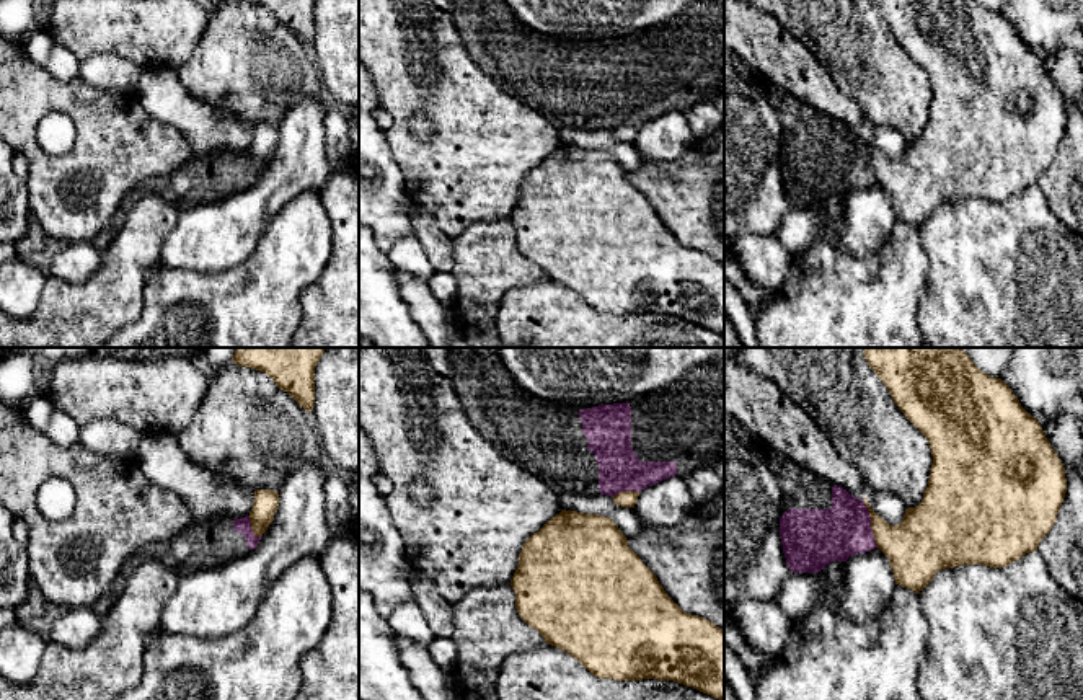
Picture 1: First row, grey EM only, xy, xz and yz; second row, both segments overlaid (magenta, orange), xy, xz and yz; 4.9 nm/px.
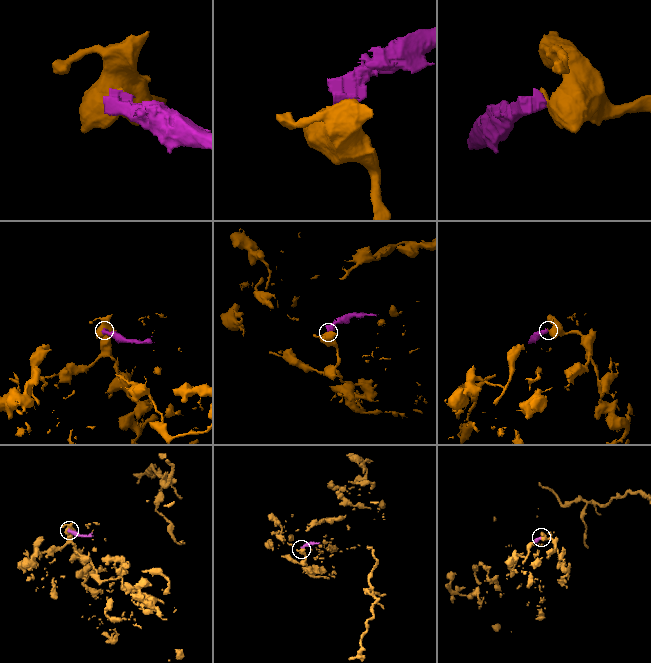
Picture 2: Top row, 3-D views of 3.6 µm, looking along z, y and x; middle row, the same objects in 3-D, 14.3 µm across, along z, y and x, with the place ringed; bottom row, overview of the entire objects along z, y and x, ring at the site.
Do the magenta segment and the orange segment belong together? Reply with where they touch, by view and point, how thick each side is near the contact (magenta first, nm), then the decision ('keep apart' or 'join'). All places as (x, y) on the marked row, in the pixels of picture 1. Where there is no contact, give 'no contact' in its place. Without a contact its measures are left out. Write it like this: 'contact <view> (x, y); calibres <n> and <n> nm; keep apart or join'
contact yz (870, 524); calibres 280 and 280 nm; keep apart

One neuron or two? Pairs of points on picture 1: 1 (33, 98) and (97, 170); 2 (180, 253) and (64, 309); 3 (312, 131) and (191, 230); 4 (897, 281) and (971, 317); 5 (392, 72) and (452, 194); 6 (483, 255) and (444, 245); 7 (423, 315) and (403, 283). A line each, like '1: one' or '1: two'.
1: one
2: two
3: one
4: two
5: one
6: two
7: one

